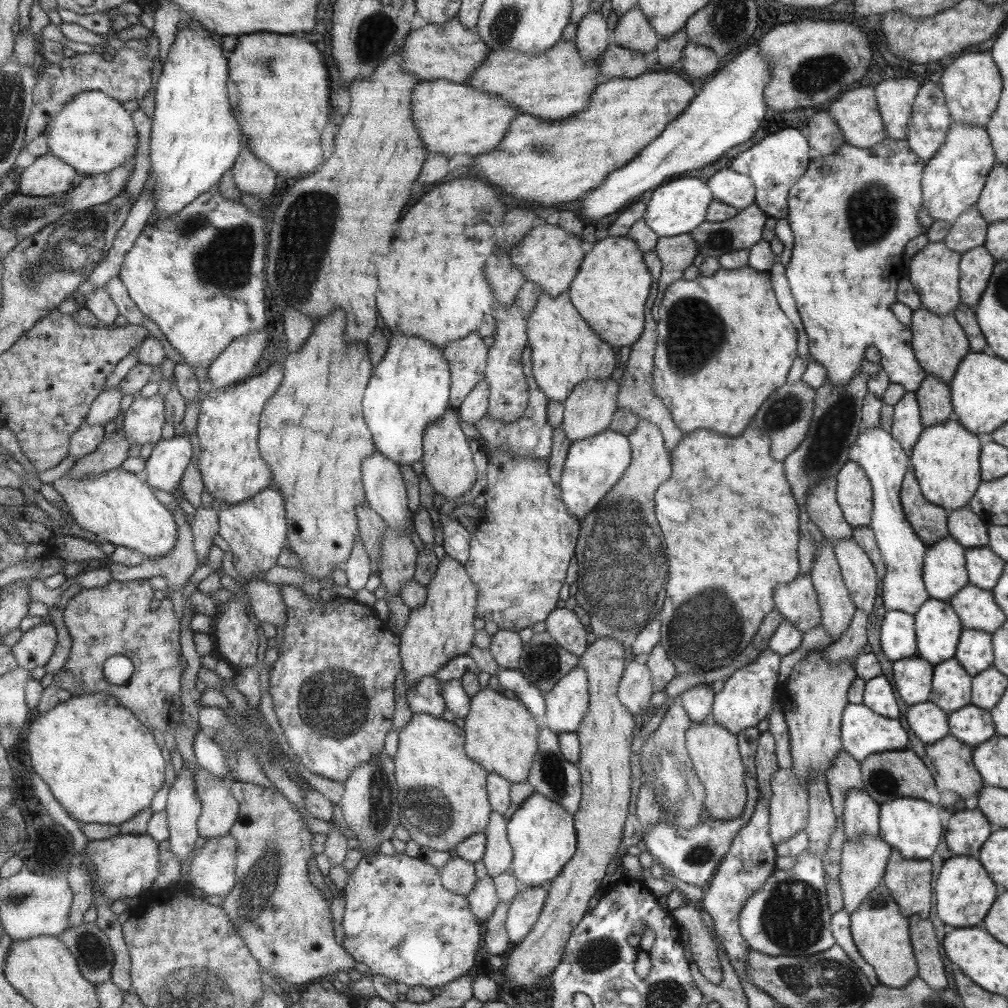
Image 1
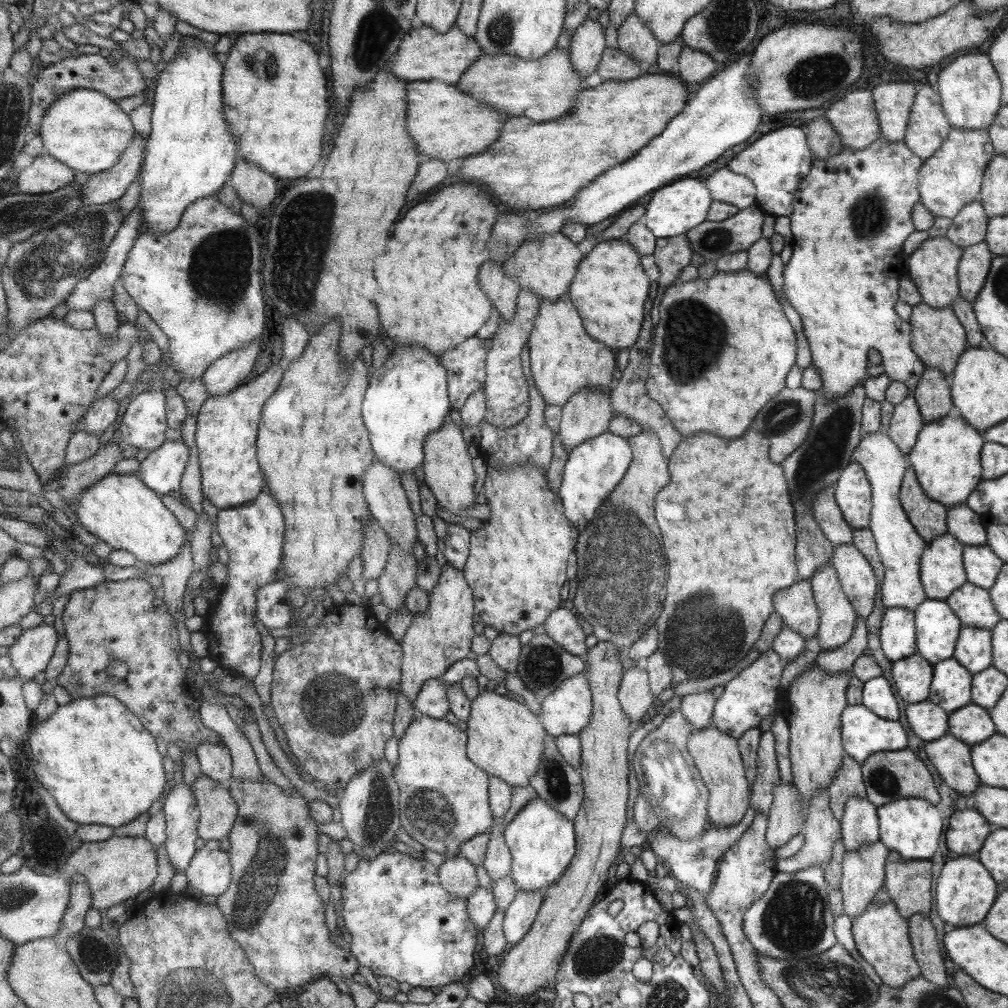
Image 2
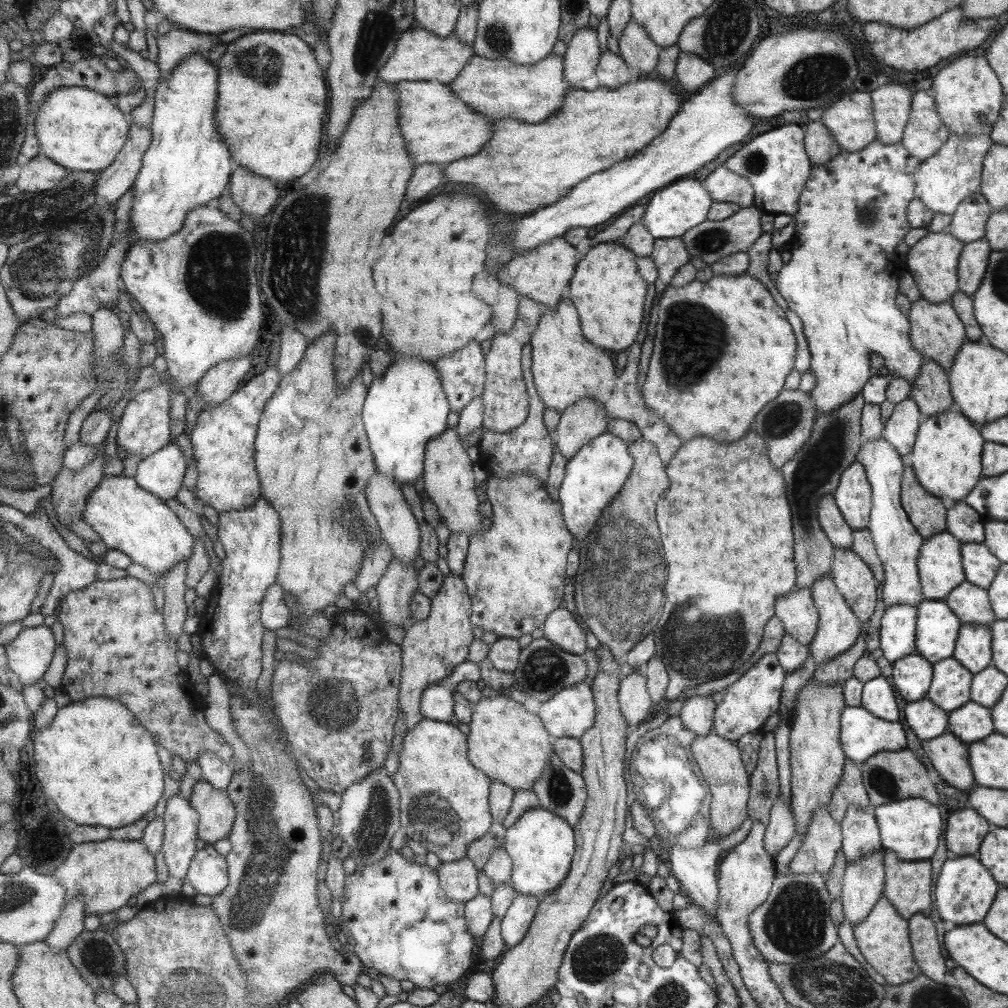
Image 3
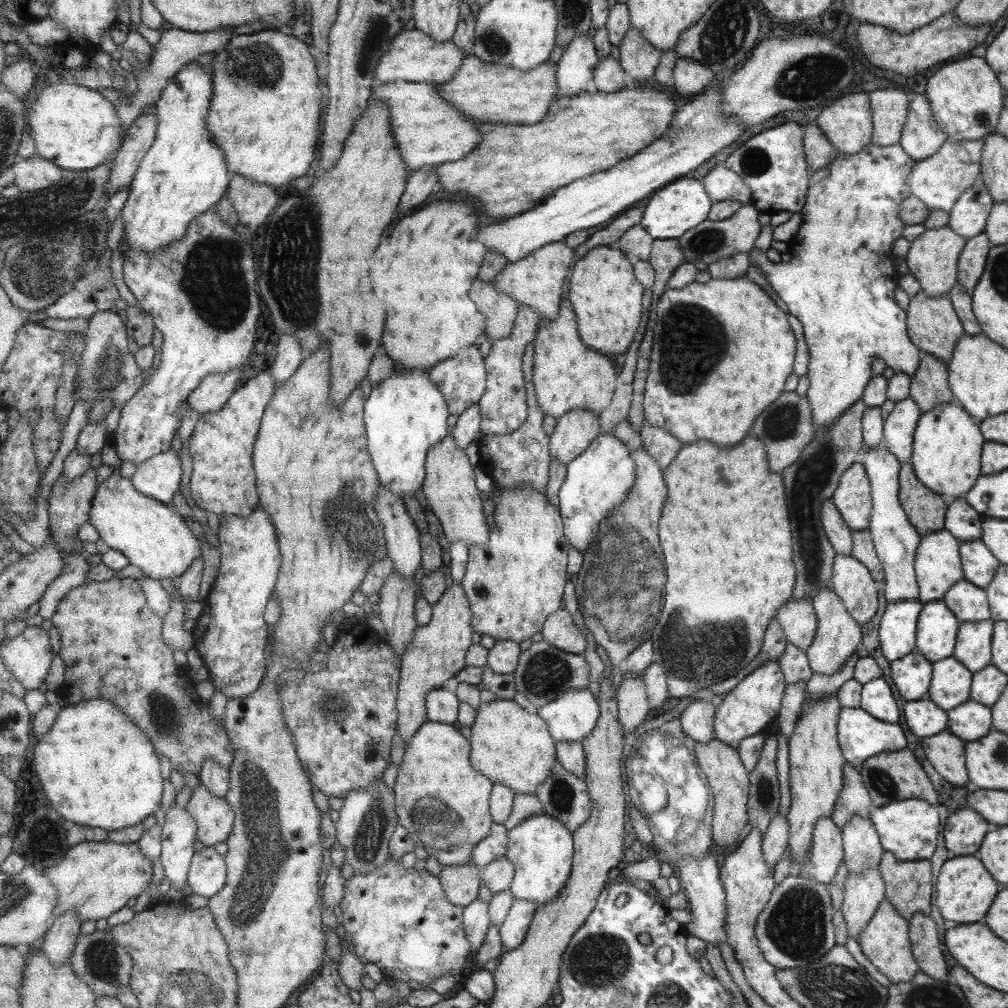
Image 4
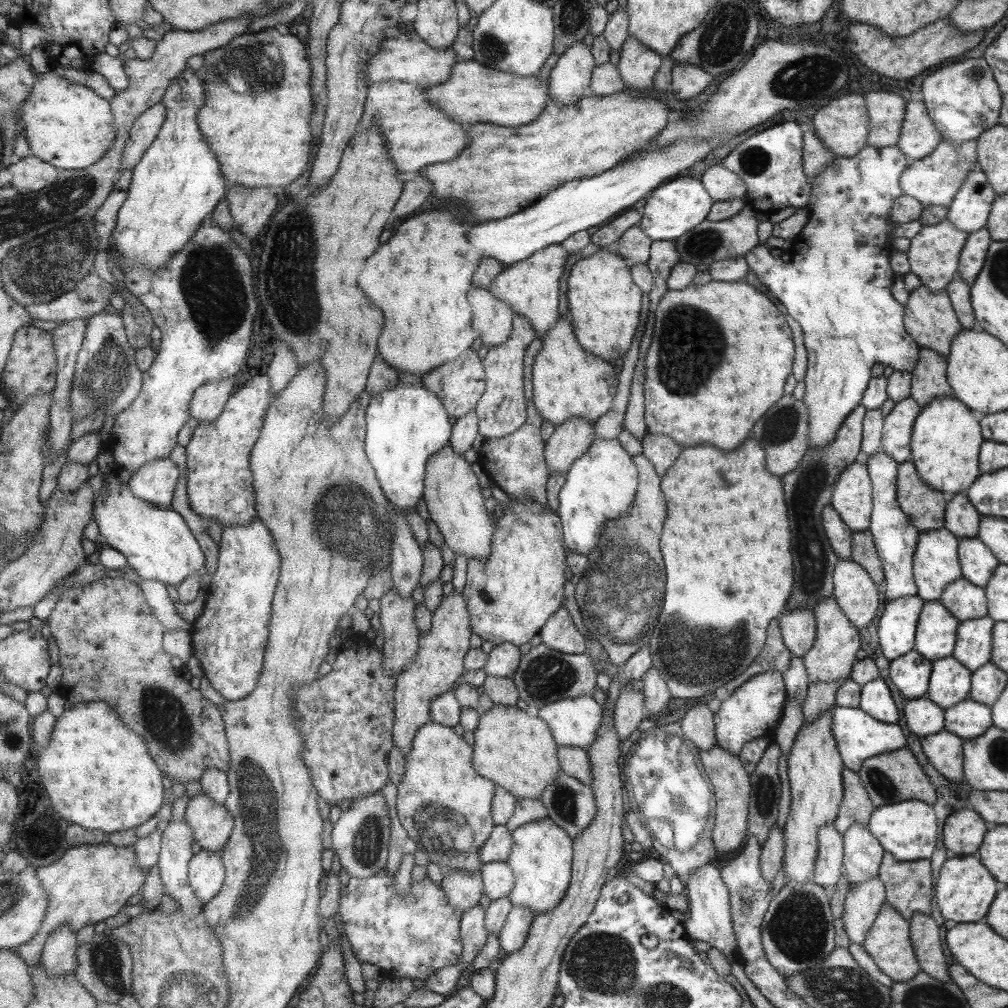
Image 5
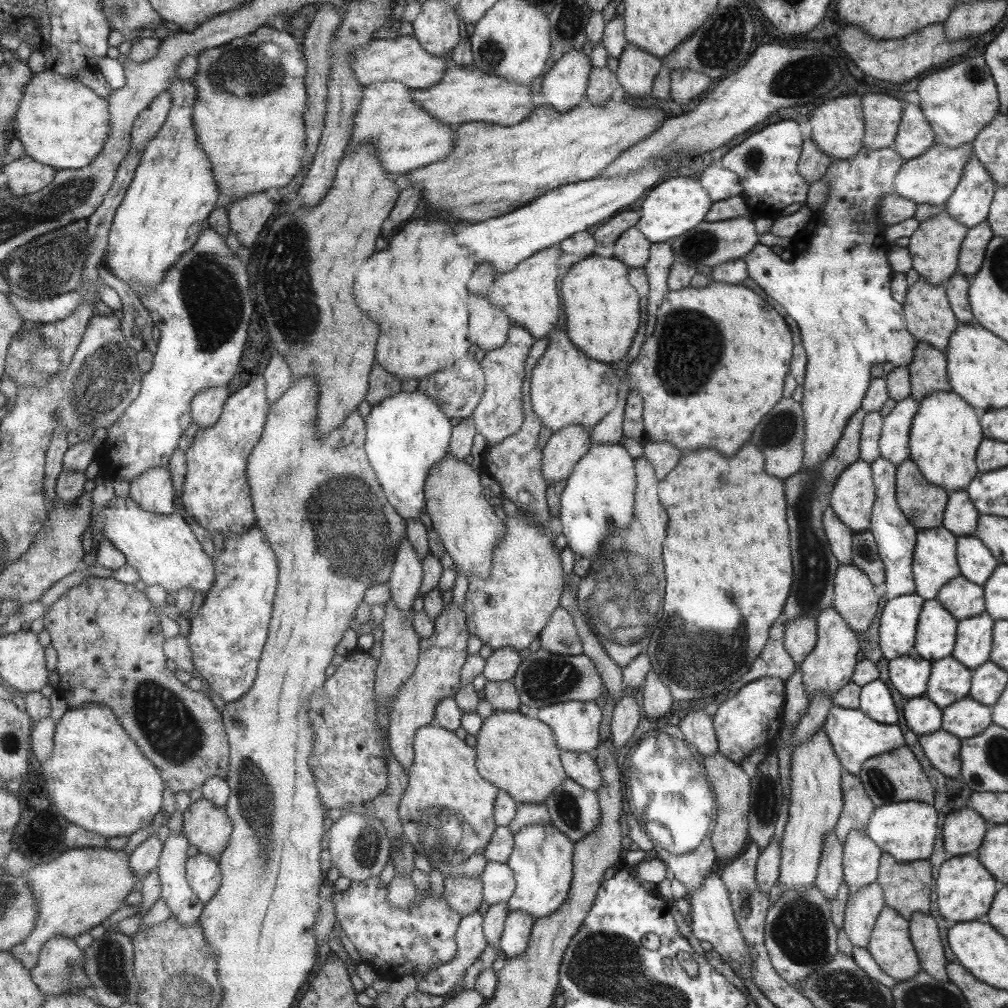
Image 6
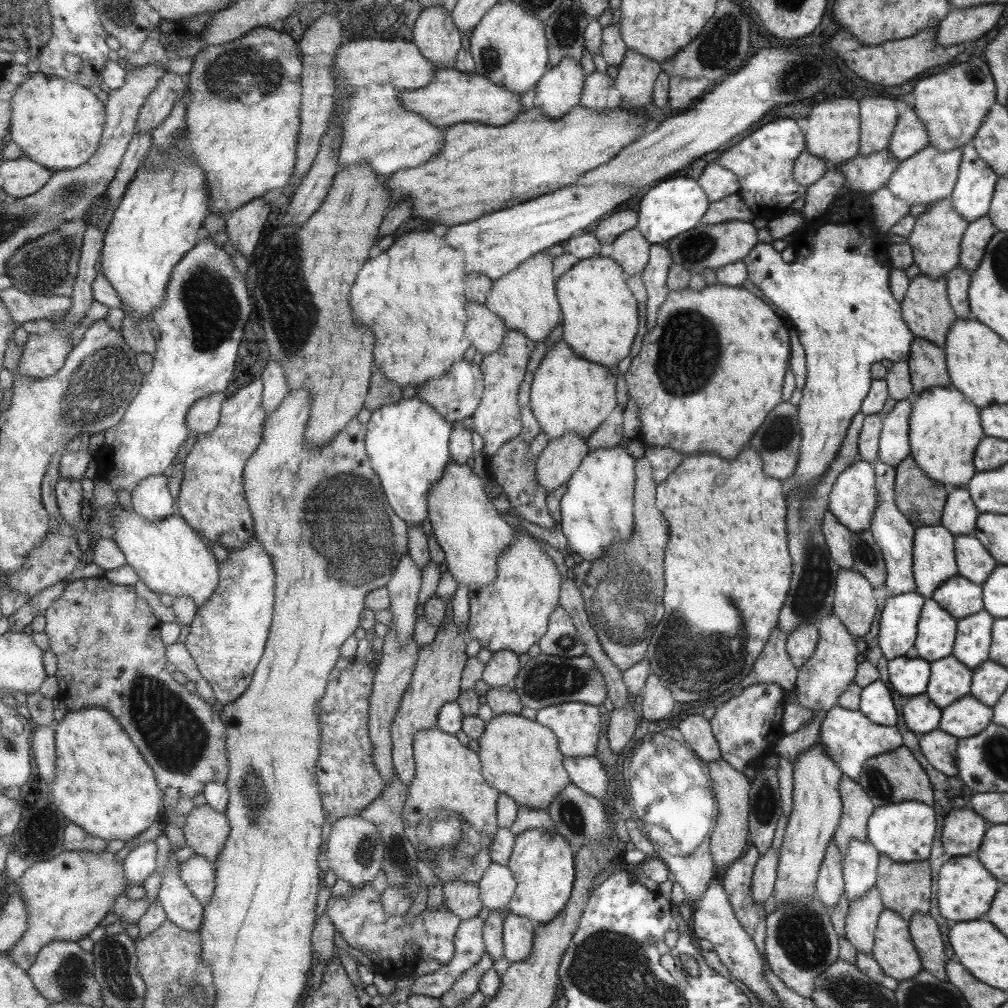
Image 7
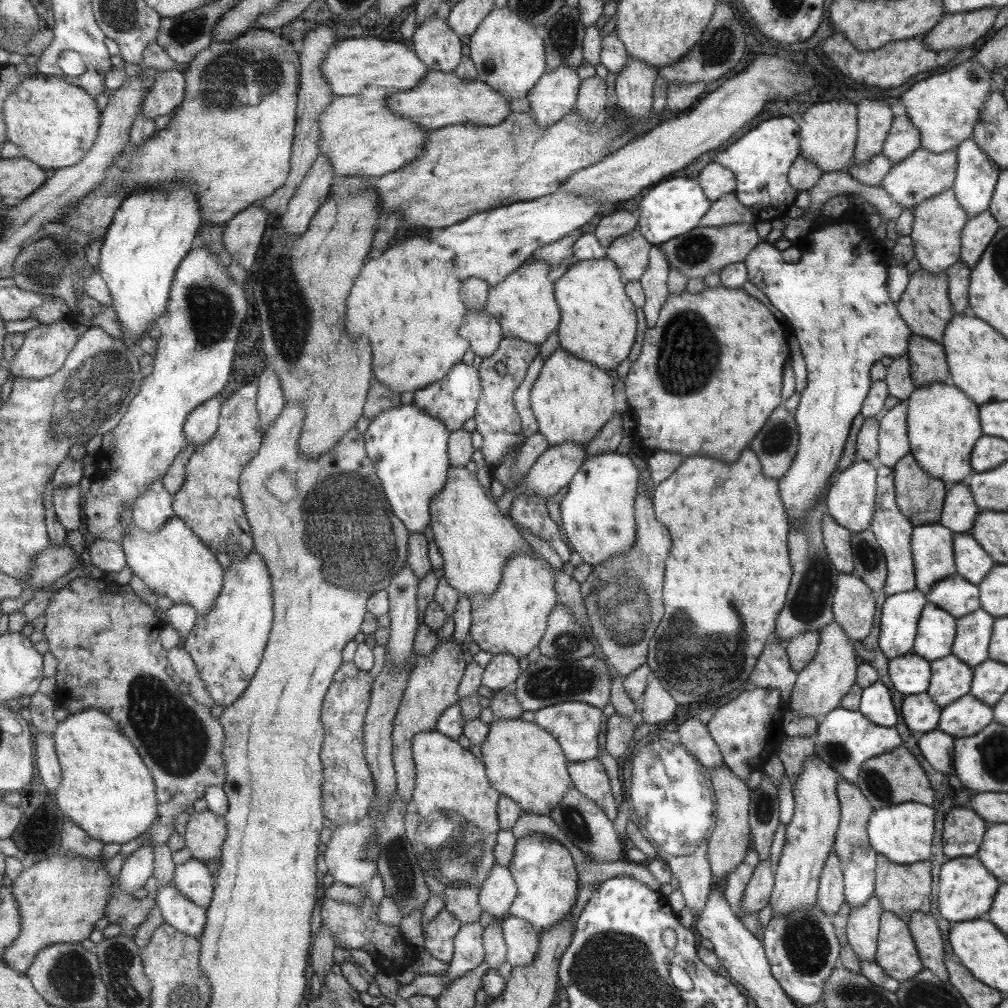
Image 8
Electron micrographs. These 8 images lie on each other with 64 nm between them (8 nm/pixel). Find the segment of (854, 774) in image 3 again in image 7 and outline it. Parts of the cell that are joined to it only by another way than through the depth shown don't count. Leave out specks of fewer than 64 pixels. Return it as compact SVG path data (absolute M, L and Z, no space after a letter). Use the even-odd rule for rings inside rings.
M842 775L839 783L842 799L842 816L834 832L833 842L844 854L851 840L866 838L866 822L874 812L875 804L857 780Z

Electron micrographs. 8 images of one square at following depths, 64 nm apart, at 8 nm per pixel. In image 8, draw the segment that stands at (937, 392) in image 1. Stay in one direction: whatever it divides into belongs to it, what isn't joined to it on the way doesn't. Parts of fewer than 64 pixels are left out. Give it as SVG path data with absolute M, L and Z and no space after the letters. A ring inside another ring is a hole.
M911 333L909 350L905 355L914 388L932 382L945 382L949 376L945 349L937 341Z

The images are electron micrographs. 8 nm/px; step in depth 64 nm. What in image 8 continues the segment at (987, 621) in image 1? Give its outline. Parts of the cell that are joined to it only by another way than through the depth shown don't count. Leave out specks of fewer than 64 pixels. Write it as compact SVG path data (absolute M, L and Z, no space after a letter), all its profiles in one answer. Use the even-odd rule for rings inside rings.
M957 573L935 583L926 597L954 617L969 615L981 608L978 585L971 584Z

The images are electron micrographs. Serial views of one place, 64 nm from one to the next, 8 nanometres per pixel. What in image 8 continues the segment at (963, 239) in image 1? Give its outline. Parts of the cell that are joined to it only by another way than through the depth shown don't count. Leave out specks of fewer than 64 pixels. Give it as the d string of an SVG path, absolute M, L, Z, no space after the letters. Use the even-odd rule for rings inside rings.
M971 138L963 140L955 152L958 166L953 184L954 196L966 216L974 217L988 210L1000 171Z

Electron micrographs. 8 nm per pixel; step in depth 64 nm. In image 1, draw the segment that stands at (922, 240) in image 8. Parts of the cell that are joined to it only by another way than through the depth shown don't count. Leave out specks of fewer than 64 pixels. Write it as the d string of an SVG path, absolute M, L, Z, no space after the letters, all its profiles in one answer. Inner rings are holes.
M939 241L939 243L929 242L908 262L906 278L917 290L921 306L929 309L937 316L951 313L959 304L960 298L957 298L957 276L959 276L957 274L957 262L959 262L959 259L959 252L953 252L942 241Z

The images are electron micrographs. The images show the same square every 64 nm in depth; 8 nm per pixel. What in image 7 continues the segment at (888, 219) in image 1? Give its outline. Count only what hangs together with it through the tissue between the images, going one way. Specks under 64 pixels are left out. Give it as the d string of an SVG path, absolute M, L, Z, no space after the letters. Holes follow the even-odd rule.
M887 149L868 156L858 154L854 159L839 163L833 169L842 176L842 187L832 200L834 209L827 210L822 218L811 220L804 230L805 243L796 246L797 257L794 261L782 261L780 253L771 247L771 243L762 242L755 244L742 259L746 266L746 278L793 322L807 358L802 397L796 405L798 420L801 422L801 450L795 472L783 480L783 492L789 492L789 486L793 492L795 489L809 489L829 470L846 436L850 420L861 410L865 393L870 390L871 364L881 360L890 360L892 363L907 361L910 358L910 344L915 336L902 320L901 304L890 292L890 272L893 266L889 262L888 240L876 231L871 204L864 199L866 194L885 187L899 165L900 162Z

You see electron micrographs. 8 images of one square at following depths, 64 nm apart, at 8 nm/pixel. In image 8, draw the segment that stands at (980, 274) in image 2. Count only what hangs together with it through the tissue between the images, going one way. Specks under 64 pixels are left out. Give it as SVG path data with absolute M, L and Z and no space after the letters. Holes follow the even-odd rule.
M988 210L968 218L961 231L961 261L970 268L975 266L999 227Z

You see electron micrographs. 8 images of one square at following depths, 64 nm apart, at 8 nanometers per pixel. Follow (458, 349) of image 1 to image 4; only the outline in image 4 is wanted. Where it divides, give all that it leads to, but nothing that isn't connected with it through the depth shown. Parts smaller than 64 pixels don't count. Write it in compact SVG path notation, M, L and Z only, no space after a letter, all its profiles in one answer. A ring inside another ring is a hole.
M471 344L450 359L435 363L428 369L428 375L438 385L450 413L456 418L465 407L477 403L483 394L486 381L484 358Z

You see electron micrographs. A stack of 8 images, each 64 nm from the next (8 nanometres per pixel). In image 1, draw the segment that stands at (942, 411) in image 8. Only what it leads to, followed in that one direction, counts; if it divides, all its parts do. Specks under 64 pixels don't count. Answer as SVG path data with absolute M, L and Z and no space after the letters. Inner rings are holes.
M950 418L945 422L928 426L922 430L918 442L909 455L909 469L914 472L915 480L921 488L923 497L930 504L945 508L947 511L968 507L978 490L979 440L974 433L967 432L958 421Z

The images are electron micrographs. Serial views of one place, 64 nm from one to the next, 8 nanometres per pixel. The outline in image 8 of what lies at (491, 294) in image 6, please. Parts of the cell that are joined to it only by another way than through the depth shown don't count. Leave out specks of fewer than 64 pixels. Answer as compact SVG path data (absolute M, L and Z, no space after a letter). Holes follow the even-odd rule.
M542 260L526 261L515 271L511 271L501 283L488 291L484 311L498 320L502 336L516 338L540 345L557 328L559 311L553 298L554 286L547 278L549 265Z

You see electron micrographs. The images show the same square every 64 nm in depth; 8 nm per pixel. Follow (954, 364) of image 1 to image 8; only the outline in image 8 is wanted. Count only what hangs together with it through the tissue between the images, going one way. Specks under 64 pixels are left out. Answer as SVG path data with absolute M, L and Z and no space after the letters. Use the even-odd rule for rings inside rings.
M922 268L912 272L905 291L895 304L897 304L898 315L905 321L912 334L927 337L942 344L947 323L953 318L949 310L949 280L944 272L931 273Z

